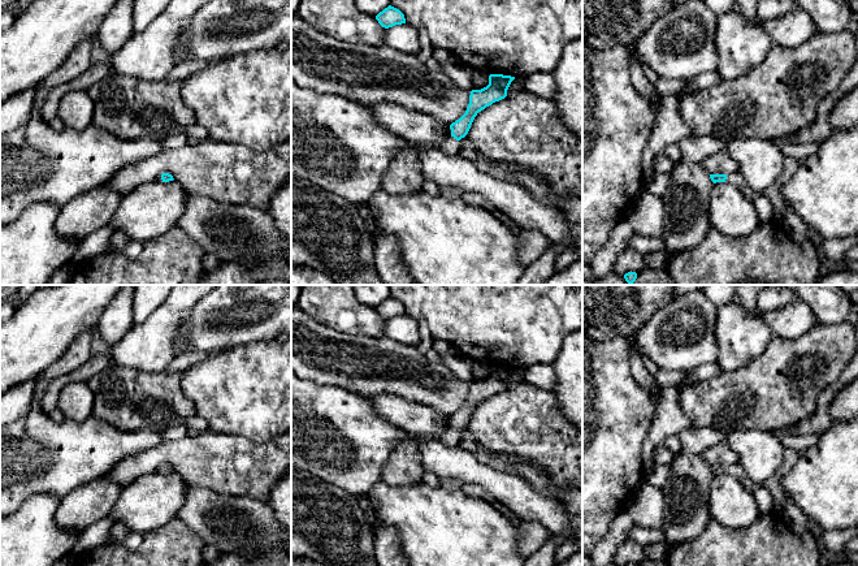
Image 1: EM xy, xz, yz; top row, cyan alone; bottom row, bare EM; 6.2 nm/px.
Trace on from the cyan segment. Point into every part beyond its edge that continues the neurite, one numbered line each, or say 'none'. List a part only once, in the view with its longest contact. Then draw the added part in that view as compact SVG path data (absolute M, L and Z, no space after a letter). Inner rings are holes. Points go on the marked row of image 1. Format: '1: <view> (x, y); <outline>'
1: xz (451, 147); M448 137L445 142L439 146L439 150L445 152L447 156L458 156L460 151L459 141L454 137Z

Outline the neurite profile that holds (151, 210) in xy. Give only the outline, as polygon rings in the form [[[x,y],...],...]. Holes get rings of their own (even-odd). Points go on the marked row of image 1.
[[[177,180],[142,183],[122,195],[108,225],[125,232],[130,239],[151,241],[176,226],[188,195]]]

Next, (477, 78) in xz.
[[[472,70],[471,82],[473,87],[478,86],[480,88],[484,88],[489,85],[489,74],[480,70]]]

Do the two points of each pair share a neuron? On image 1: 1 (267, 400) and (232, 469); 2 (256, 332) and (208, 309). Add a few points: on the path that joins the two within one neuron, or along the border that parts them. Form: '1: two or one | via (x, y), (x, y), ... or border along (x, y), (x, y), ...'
1: two | border along (217, 432), (254, 443), (277, 436)
2: one | via (239, 332), (209, 331), (207, 325)

